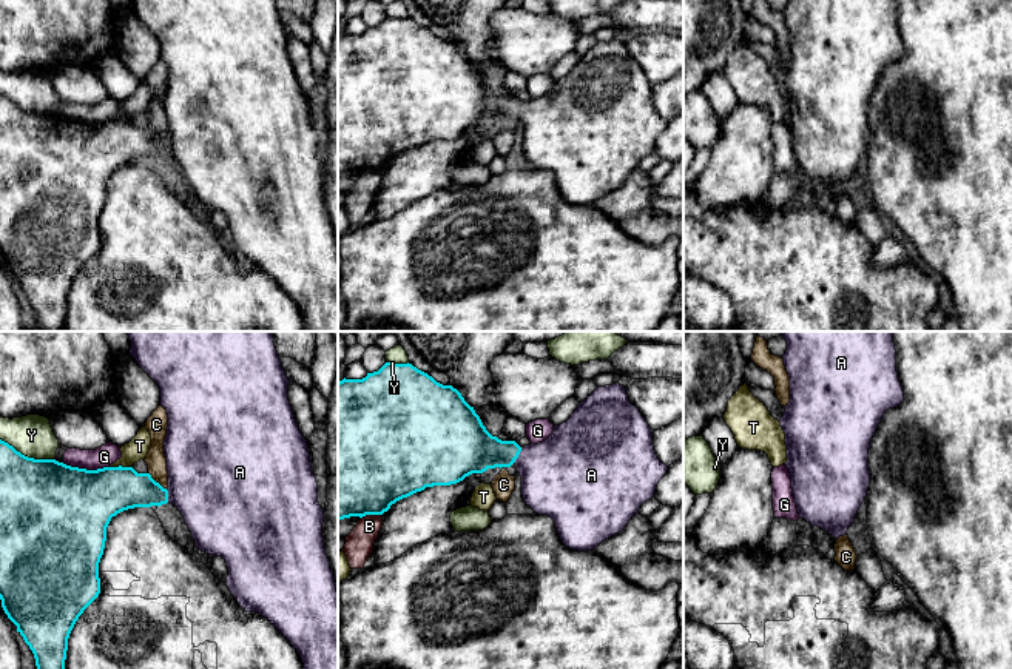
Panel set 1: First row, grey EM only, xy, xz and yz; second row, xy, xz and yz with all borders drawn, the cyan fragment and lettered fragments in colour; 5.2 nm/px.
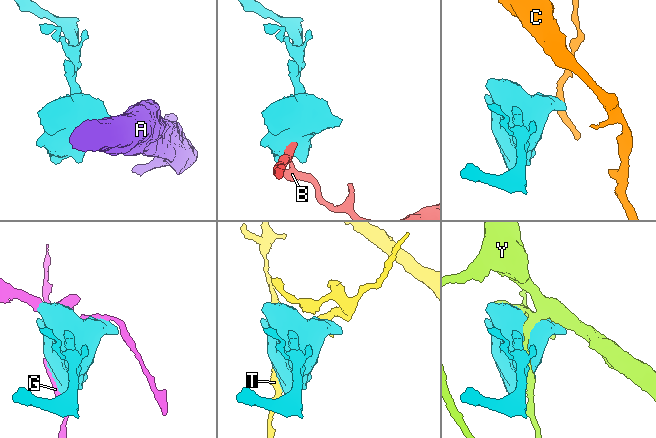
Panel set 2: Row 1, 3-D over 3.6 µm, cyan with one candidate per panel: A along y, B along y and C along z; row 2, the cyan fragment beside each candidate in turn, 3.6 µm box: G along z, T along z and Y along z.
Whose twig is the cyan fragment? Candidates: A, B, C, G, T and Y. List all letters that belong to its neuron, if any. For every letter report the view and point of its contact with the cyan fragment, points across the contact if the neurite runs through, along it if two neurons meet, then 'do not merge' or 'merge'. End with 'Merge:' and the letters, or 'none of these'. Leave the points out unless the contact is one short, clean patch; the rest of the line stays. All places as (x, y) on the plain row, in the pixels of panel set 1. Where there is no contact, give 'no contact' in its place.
A: contact xz (519, 108); way xz (471, 104), (519, 108), (560, 131); merge
B: contact xz (371, 168); do not merge
C: contact xy (155, 136); border xy (148, 127), (165, 144); do not merge
G: contact xy (85, 124); do not merge
T: contact xy (119, 121); do not merge
Y: contact xy (26, 111); do not merge
Merge: A

